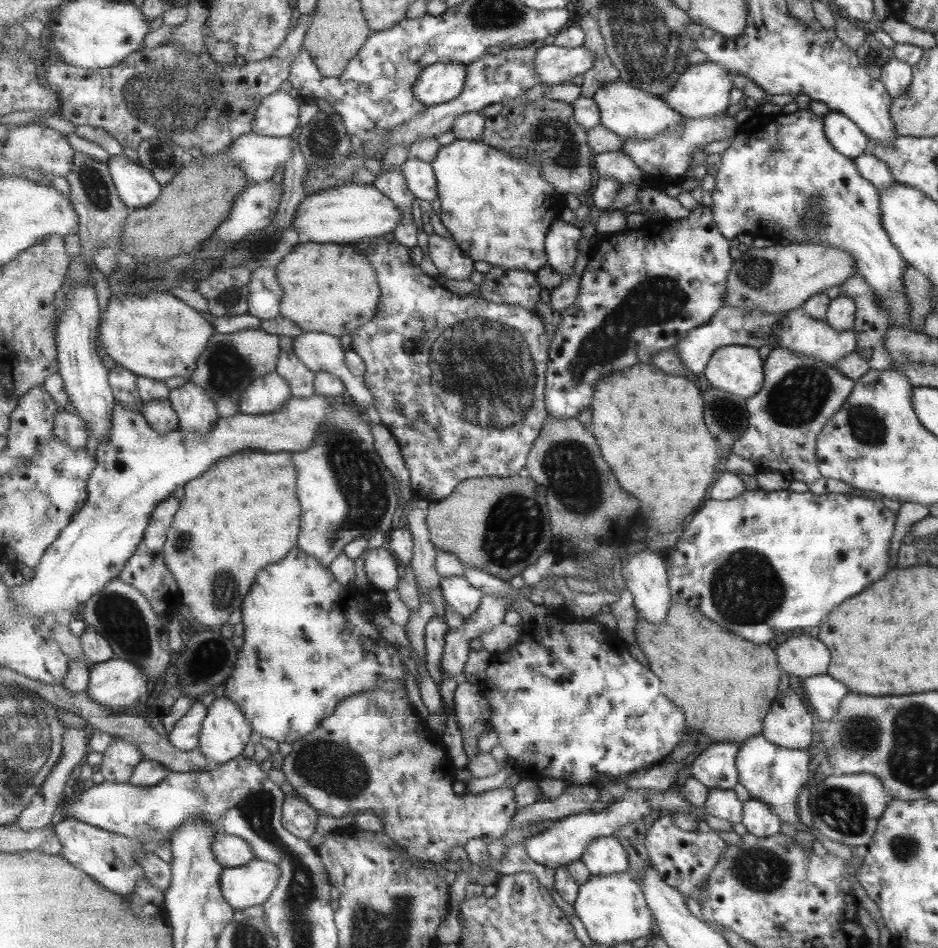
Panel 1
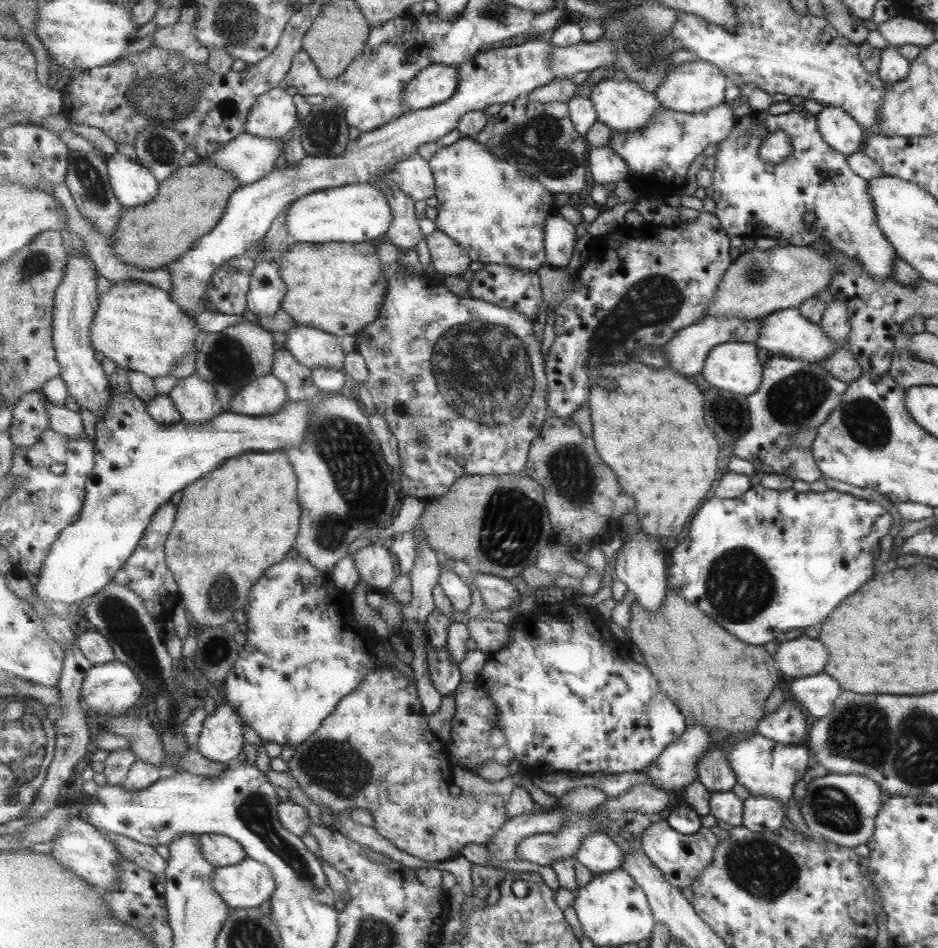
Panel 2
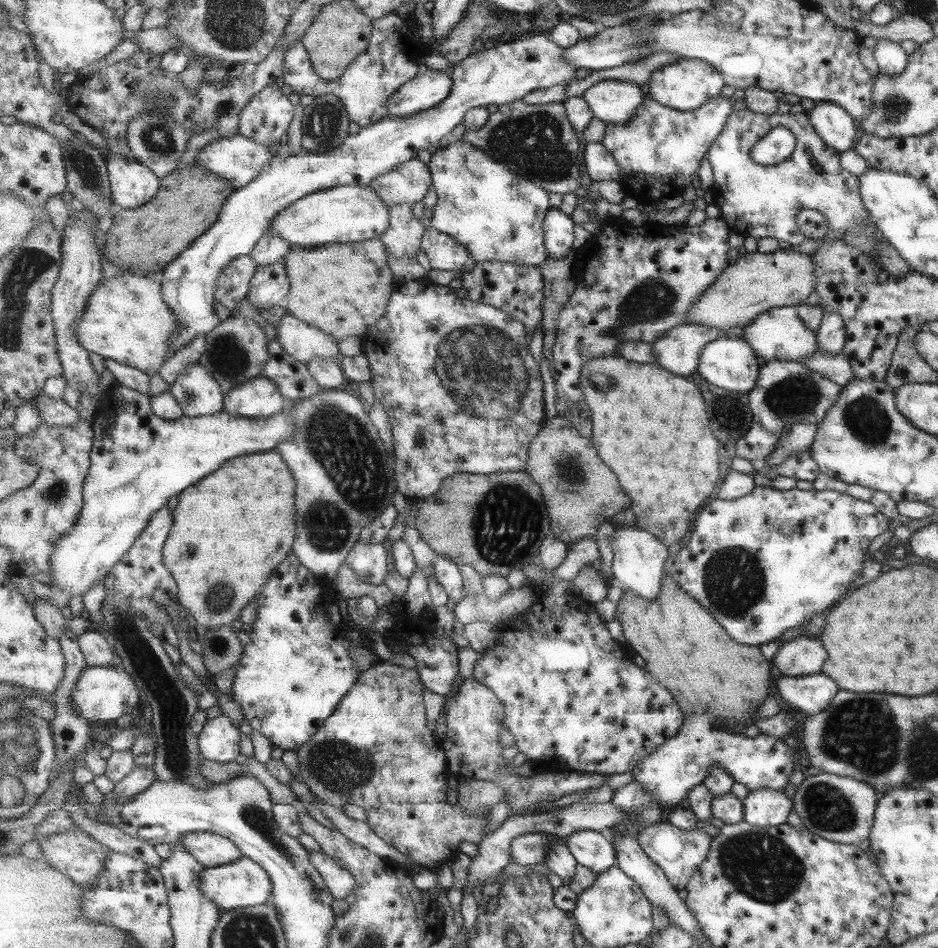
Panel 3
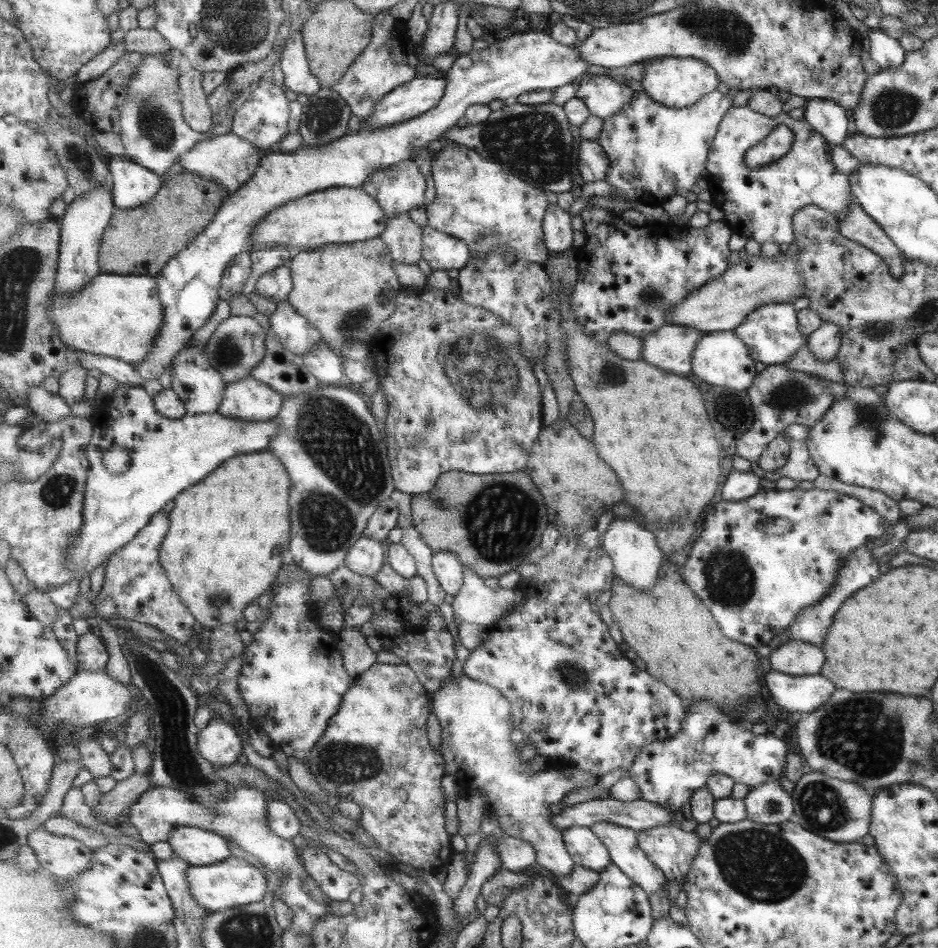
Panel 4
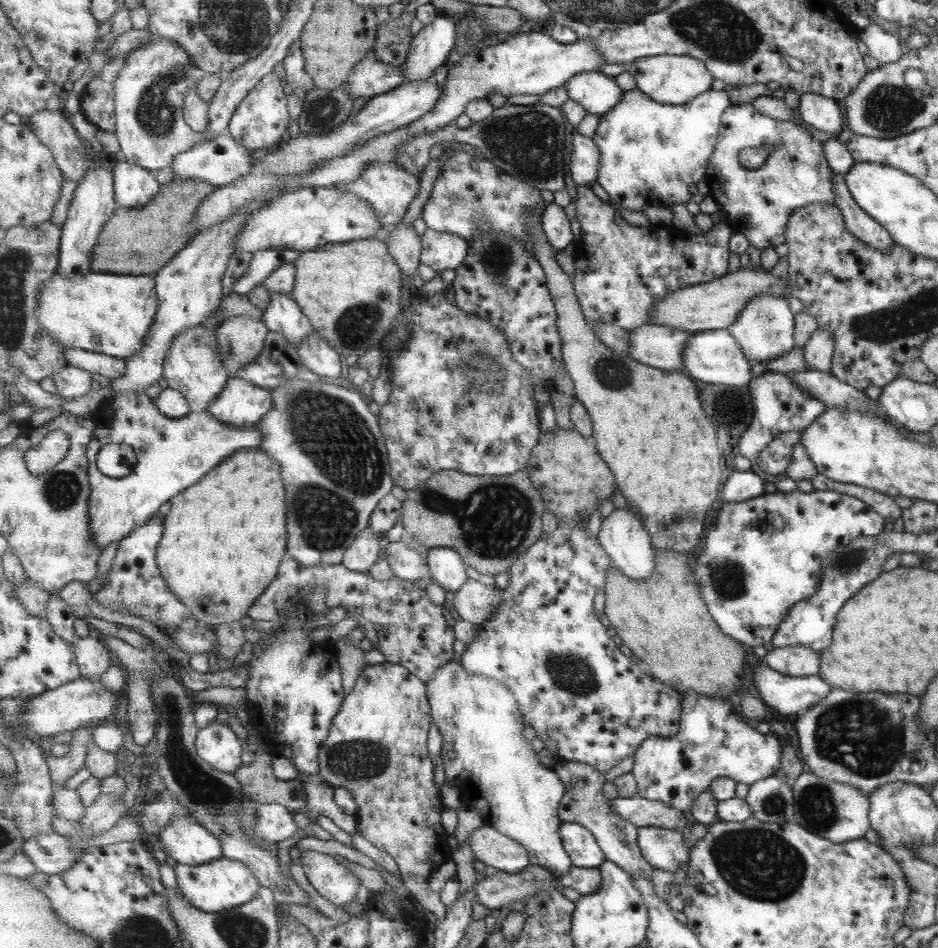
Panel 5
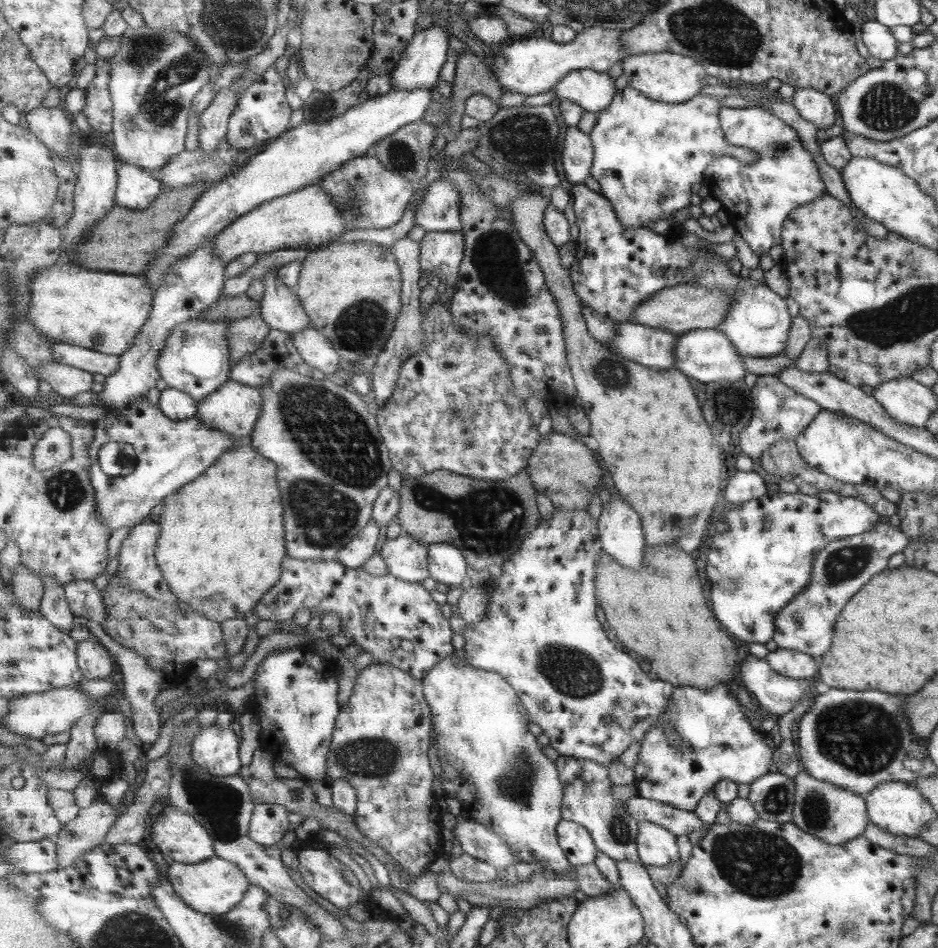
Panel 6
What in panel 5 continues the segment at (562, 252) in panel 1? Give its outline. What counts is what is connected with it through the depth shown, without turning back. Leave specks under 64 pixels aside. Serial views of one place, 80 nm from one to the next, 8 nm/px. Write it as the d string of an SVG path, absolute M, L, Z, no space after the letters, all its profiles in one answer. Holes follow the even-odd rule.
M549 203L543 212L542 219L544 220L546 235L557 251L566 249L574 241L573 224L567 218L565 208Z

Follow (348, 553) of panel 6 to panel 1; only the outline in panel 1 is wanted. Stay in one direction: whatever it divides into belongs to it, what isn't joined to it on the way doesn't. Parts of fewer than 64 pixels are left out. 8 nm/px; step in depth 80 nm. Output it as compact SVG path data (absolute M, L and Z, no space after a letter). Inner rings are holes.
M373 548L364 555L364 571L373 590L388 593L396 590L401 582L402 565L391 551Z

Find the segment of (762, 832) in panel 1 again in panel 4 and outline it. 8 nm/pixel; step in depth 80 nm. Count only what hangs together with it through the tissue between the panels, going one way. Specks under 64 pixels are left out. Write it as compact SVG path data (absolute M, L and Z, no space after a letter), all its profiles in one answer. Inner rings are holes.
M777 781L750 788L744 801L748 808L748 818L759 824L794 820L792 796Z

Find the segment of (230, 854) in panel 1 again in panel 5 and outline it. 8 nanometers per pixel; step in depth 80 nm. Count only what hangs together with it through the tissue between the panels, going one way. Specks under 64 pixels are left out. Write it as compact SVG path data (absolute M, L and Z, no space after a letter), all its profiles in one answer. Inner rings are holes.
M189 817L172 818L161 829L159 842L169 858L181 864L207 864L223 857L221 841Z

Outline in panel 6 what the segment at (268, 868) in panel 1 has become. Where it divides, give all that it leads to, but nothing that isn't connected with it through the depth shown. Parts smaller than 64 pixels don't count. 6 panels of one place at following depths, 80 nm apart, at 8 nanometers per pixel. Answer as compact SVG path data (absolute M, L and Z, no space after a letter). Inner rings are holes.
M217 856L197 864L172 862L168 868L167 879L193 910L206 915L224 915L231 912L251 887L251 881L233 861Z

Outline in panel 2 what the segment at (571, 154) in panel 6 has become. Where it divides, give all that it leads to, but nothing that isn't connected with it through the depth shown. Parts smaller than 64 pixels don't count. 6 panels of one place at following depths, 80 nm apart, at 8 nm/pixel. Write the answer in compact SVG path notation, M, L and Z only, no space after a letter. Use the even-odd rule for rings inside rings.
M608 146L605 148L590 148L588 164L594 183L608 184L619 180L627 181L629 169L623 158Z

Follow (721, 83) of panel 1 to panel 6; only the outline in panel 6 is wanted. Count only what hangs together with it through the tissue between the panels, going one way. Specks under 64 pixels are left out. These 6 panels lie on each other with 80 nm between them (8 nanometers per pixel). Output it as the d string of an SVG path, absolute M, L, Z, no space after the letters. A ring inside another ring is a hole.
M656 52L631 55L624 59L624 75L630 87L635 88L645 94L650 100L665 102L665 104L681 104L688 102L700 95L703 86L707 86L707 71L700 61L690 56L683 56L676 52Z

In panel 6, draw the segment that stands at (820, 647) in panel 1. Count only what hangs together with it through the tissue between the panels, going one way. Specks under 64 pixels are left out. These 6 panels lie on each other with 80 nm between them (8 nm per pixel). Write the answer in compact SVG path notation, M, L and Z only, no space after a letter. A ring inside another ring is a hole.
M783 648L769 651L764 658L773 672L792 680L809 679L817 674L808 653Z

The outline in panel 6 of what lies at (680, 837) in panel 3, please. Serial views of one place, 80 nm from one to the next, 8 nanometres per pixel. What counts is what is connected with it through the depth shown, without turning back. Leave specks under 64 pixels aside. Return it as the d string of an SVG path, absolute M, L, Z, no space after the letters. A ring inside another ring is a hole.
M650 820L640 821L638 852L645 866L667 866L679 860L677 835L661 824Z

